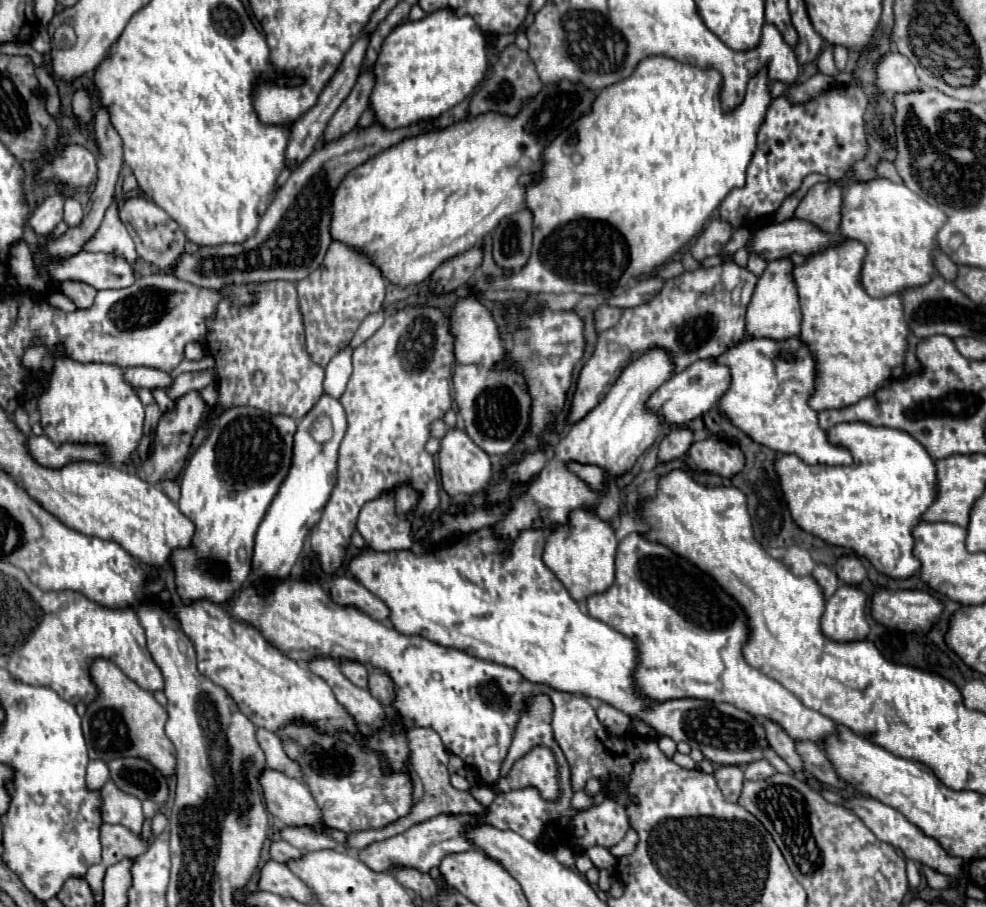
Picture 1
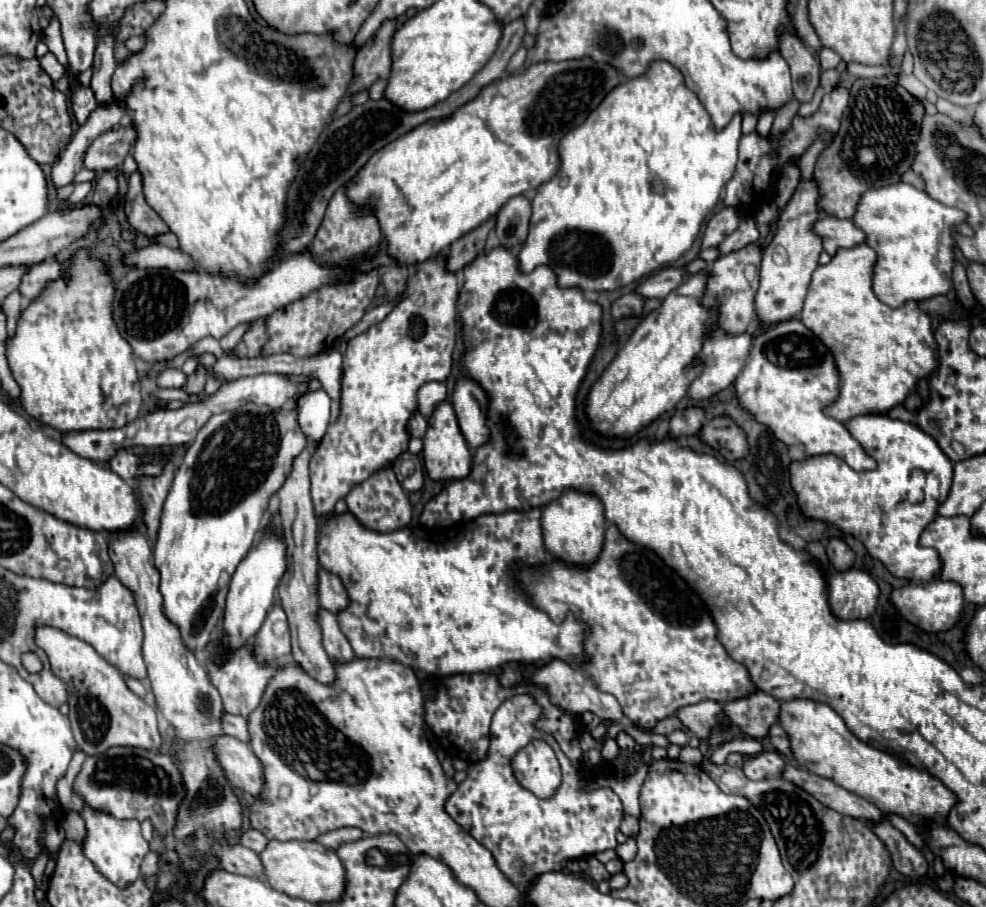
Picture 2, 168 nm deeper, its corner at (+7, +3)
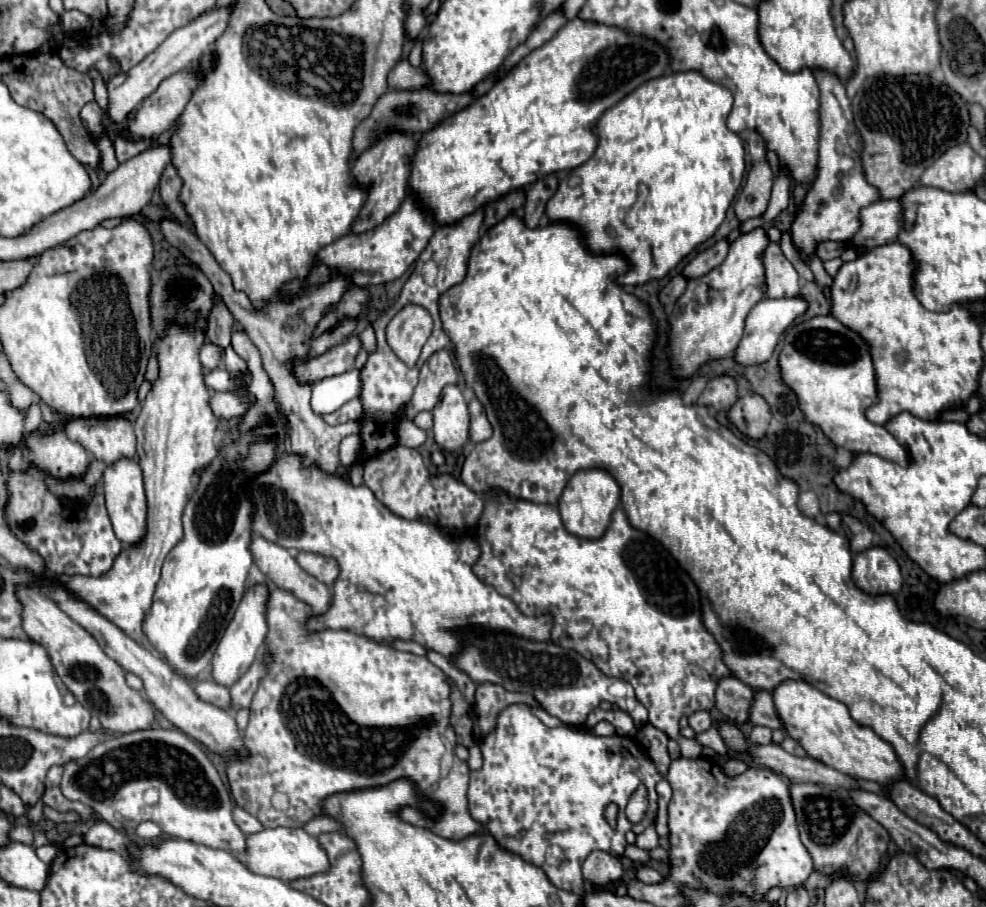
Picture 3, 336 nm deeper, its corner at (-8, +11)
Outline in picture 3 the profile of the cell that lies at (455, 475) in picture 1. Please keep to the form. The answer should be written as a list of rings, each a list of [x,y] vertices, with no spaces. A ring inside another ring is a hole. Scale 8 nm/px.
[[[446,385],[442,389],[442,397],[432,409],[432,415],[436,443],[450,453],[460,453],[468,443],[470,417],[468,405],[458,385]]]

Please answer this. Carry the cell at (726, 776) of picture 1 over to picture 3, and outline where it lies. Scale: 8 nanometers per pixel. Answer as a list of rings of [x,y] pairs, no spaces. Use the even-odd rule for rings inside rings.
[[[752,727],[750,741],[752,743],[762,743],[762,745],[772,743],[772,729],[768,729],[768,727]]]

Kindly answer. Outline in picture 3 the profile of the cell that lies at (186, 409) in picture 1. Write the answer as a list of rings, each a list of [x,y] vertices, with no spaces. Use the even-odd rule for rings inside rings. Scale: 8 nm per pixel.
[[[214,295],[214,307],[208,315],[208,341],[218,343],[220,347],[230,345],[230,335],[236,327],[236,321],[220,295]]]

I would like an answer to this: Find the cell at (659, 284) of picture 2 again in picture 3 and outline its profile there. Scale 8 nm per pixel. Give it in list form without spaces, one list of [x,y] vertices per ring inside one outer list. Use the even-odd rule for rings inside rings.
[[[720,239],[720,241],[716,241],[710,249],[698,253],[698,255],[686,265],[684,275],[686,275],[688,279],[706,275],[708,271],[712,271],[714,267],[718,267],[718,265],[724,261],[724,257],[728,255],[728,249],[730,249],[728,239]]]

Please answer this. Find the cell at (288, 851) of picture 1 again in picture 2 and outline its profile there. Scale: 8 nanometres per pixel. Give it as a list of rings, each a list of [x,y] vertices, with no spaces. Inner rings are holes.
[[[249,829],[249,831],[245,831],[245,833],[241,835],[241,845],[249,847],[249,849],[253,849],[253,851],[257,851],[257,853],[261,853],[261,851],[267,847],[267,843],[269,843],[269,839],[267,839],[263,833],[255,831],[255,829]]]

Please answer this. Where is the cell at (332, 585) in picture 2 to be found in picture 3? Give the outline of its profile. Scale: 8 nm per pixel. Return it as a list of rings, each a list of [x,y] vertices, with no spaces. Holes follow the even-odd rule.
[[[300,551],[296,555],[296,561],[306,573],[310,573],[312,577],[316,577],[318,581],[326,585],[332,585],[338,577],[338,565],[332,557],[324,557],[324,555],[310,553],[310,551]]]

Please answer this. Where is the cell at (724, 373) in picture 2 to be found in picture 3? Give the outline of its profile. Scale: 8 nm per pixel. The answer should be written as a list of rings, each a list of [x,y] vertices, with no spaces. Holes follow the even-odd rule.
[[[800,295],[796,297],[782,297],[782,299],[764,299],[760,303],[754,305],[754,309],[748,315],[746,321],[746,331],[744,337],[736,349],[736,361],[742,365],[760,365],[764,361],[768,361],[780,341],[780,337],[784,335],[784,331],[800,317],[804,315],[808,309],[808,301]]]

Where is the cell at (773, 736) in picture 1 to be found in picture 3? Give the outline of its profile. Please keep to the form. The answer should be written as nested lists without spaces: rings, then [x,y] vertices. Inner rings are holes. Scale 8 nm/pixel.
[[[722,677],[716,685],[716,709],[734,723],[746,723],[752,693],[754,689],[748,689],[748,685],[742,681],[736,681],[734,677]]]

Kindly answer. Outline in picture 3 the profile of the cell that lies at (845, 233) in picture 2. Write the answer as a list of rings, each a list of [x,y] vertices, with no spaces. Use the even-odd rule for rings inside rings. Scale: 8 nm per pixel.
[[[882,199],[876,205],[868,205],[860,211],[862,227],[852,241],[856,245],[868,245],[874,249],[898,239],[902,229],[902,203],[900,199]]]

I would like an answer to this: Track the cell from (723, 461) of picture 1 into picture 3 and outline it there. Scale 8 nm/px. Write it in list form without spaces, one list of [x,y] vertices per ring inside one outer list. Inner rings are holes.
[[[746,393],[742,395],[736,405],[730,409],[730,419],[740,427],[740,431],[750,439],[764,437],[768,423],[770,423],[770,407],[758,393]]]

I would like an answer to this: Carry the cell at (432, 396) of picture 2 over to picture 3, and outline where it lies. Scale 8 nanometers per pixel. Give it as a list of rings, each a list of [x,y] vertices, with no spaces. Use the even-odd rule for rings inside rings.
[[[446,349],[436,351],[420,369],[420,381],[412,393],[412,399],[400,409],[402,419],[414,419],[420,411],[432,411],[440,399],[444,385],[456,383],[458,373],[452,357]]]

